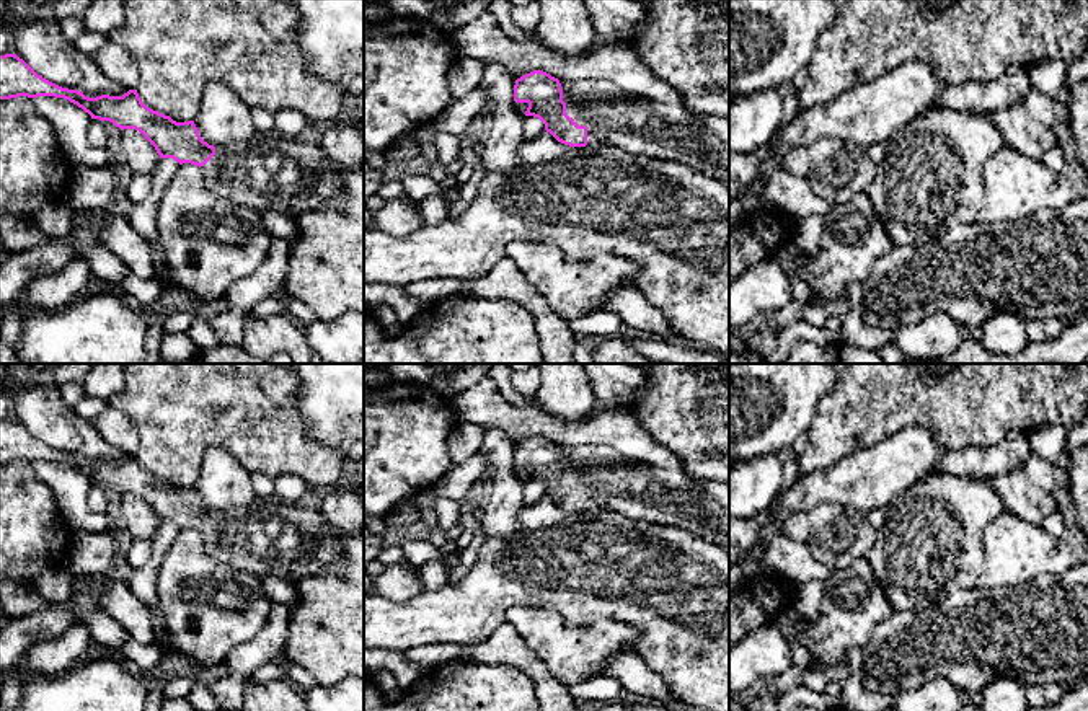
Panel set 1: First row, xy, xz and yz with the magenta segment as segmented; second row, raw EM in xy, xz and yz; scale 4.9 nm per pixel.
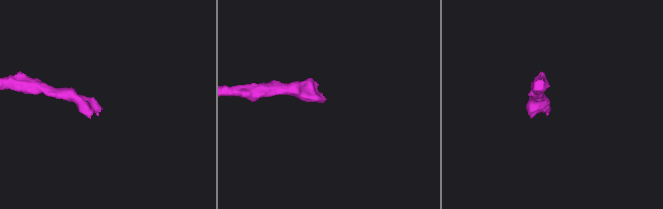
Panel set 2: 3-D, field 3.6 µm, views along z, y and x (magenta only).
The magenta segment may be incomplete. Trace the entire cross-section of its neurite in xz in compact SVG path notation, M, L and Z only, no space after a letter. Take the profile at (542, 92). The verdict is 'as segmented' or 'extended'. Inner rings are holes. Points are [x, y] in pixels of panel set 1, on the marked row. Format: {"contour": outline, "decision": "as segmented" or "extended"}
{"contour": "M543 70L515 80L514 101L527 103L525 116L538 117L564 145L605 142L630 153L679 160L729 188L729 145L679 104L623 91L604 78L571 83L564 103L559 80Z", "decision": "extended"}

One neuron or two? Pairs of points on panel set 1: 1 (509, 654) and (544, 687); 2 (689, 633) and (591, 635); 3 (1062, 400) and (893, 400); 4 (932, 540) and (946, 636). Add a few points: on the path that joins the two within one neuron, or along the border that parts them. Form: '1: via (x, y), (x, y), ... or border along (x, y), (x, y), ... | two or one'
1: via (519, 656), (540, 677) | one
2: border along (601, 620), (630, 625), (636, 633), (636, 651) | two
3: via (1020, 397), (935, 397) | one
4: border along (976, 586), (951, 591), (924, 609), (902, 609) | two

